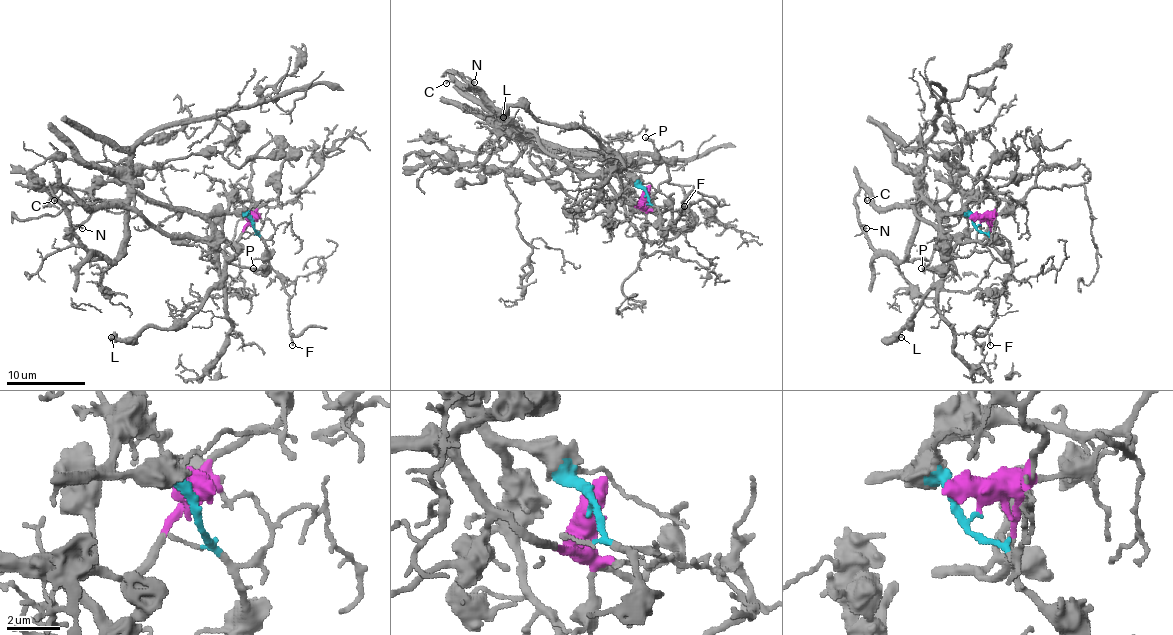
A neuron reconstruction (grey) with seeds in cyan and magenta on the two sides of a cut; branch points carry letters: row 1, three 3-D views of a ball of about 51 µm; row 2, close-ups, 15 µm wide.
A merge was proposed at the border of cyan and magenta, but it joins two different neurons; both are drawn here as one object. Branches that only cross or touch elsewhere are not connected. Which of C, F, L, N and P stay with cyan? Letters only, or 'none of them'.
F, N

